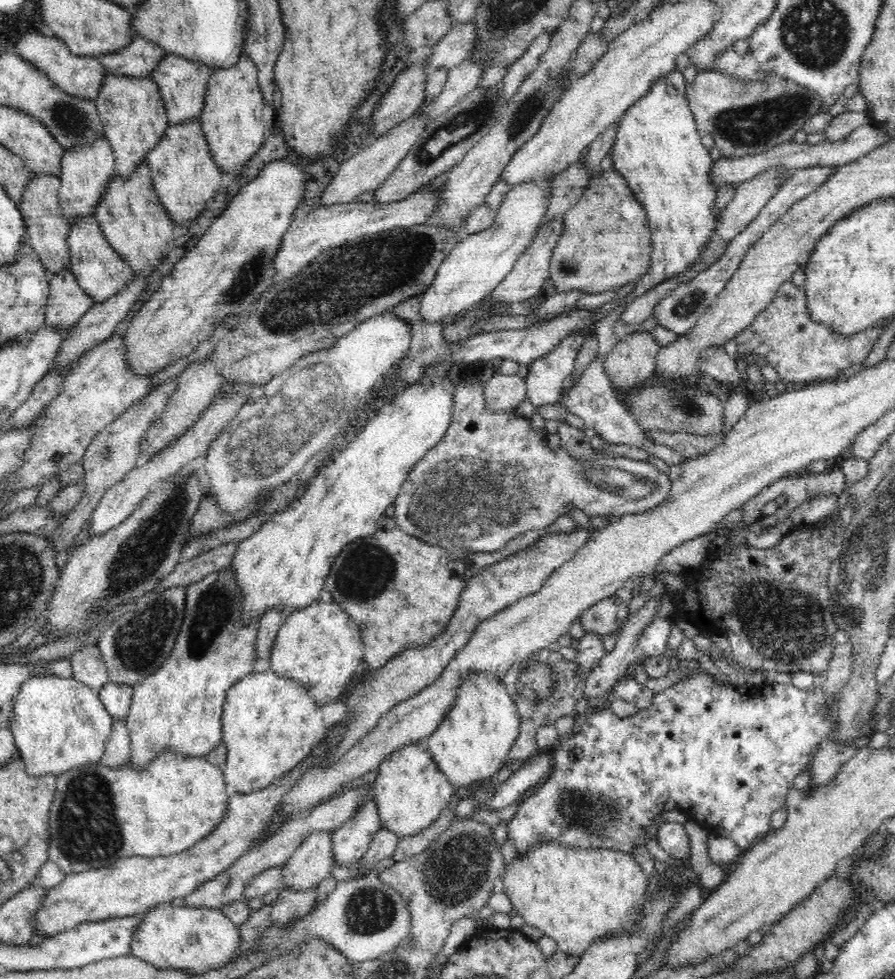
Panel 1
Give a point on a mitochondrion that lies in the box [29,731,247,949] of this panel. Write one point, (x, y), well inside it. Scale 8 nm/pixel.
(86, 830)

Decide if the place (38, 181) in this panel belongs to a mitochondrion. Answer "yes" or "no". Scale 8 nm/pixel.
no

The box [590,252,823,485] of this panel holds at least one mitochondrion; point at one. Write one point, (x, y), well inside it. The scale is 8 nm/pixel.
(683, 405)

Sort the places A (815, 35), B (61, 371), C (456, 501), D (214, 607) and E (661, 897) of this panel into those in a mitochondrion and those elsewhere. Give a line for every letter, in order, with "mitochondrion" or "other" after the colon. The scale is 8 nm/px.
A: mitochondrion
B: other
C: mitochondrion
D: mitochondrion
E: mitochondrion

